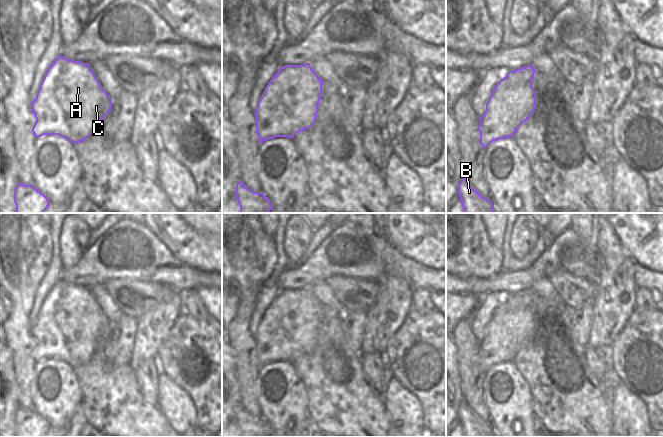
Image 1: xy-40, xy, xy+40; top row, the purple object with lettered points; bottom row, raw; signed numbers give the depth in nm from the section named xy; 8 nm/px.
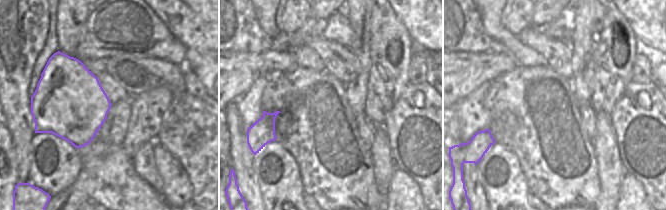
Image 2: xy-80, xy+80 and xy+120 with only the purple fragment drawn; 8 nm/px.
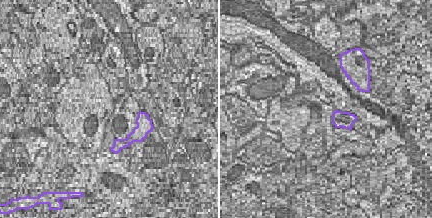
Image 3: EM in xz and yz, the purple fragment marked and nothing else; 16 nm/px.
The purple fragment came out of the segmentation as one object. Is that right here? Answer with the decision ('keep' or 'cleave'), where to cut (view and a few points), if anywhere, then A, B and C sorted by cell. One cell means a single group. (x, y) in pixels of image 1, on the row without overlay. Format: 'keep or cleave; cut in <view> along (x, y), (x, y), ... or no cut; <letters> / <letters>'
keep; no cut; A B C

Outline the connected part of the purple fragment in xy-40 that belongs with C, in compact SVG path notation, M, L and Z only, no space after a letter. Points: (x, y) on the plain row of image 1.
M59 279L48 292L32 325L36 346L32 352L35 361L59 359L79 367L92 359L112 332L112 323L102 312L90 289Z

